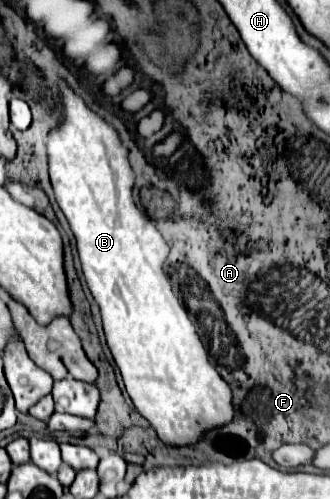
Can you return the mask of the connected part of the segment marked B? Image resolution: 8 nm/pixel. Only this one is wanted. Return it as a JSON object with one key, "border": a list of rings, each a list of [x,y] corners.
{"border":[[[59,81],[59,87],[61,87],[61,107],[63,107],[63,117],[59,123],[55,123],[51,135],[49,135],[49,141],[47,141],[47,147],[49,147],[49,177],[51,177],[51,183],[53,183],[53,191],[55,191],[55,197],[57,197],[57,203],[61,207],[61,211],[65,213],[69,225],[71,225],[71,231],[77,239],[77,251],[79,251],[79,257],[81,257],[81,265],[83,265],[83,273],[85,273],[85,279],[87,279],[87,287],[91,289],[95,301],[99,303],[101,307],[101,317],[103,317],[103,329],[105,329],[105,337],[107,337],[107,345],[113,353],[113,359],[121,371],[121,377],[123,377],[123,383],[125,383],[125,389],[135,405],[135,409],[149,421],[149,425],[155,429],[155,433],[159,435],[159,439],[169,445],[169,447],[185,447],[185,445],[197,445],[197,441],[201,441],[201,437],[211,431],[211,429],[217,429],[217,427],[223,427],[227,423],[233,421],[233,393],[231,393],[231,387],[223,381],[223,377],[215,371],[215,367],[209,363],[209,357],[207,357],[207,351],[197,335],[197,329],[193,325],[193,321],[189,319],[189,313],[187,309],[183,307],[183,303],[177,299],[177,295],[173,293],[173,287],[171,287],[171,281],[169,281],[169,275],[165,271],[165,259],[169,255],[169,245],[165,243],[165,239],[161,237],[161,233],[155,229],[153,221],[147,219],[145,211],[141,207],[135,205],[133,201],[133,169],[129,167],[129,159],[127,159],[127,149],[123,149],[121,141],[119,141],[119,135],[117,131],[105,121],[101,119],[97,113],[93,113],[79,95],[75,95],[65,81]]]}

